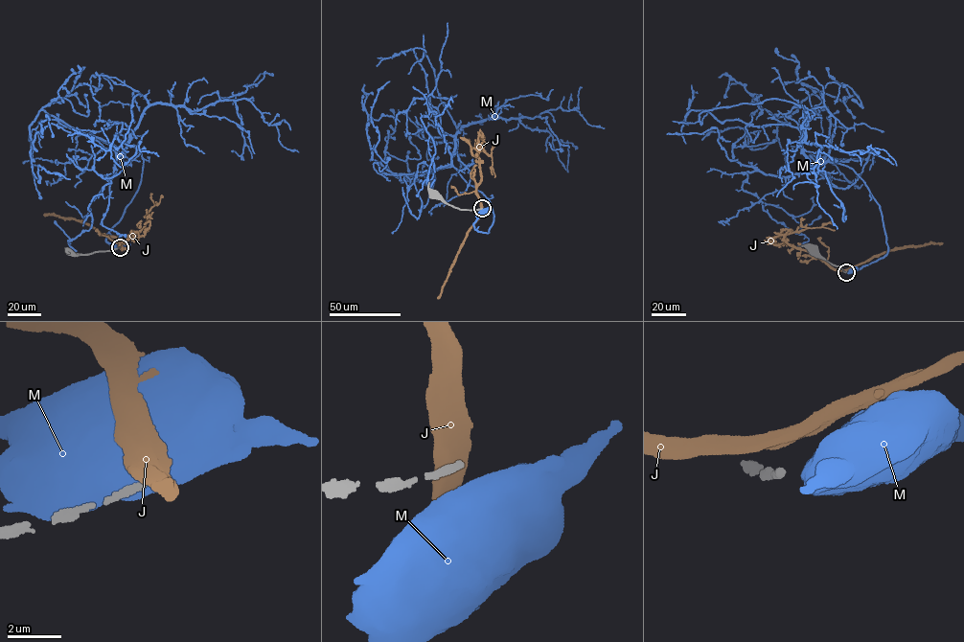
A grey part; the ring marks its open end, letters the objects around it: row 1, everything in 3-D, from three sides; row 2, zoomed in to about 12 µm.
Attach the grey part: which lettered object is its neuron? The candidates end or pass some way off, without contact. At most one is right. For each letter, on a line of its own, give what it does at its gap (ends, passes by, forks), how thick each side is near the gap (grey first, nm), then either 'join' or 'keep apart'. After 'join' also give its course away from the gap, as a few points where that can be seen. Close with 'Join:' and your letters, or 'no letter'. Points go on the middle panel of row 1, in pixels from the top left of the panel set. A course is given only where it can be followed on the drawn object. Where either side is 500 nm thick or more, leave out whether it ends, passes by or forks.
J: 280 nm thick on the grey side, 800 nm on the other; keep apart
M: 280 nm thick on the grey side, 850 nm on the other; keep apart
Join: no letter

